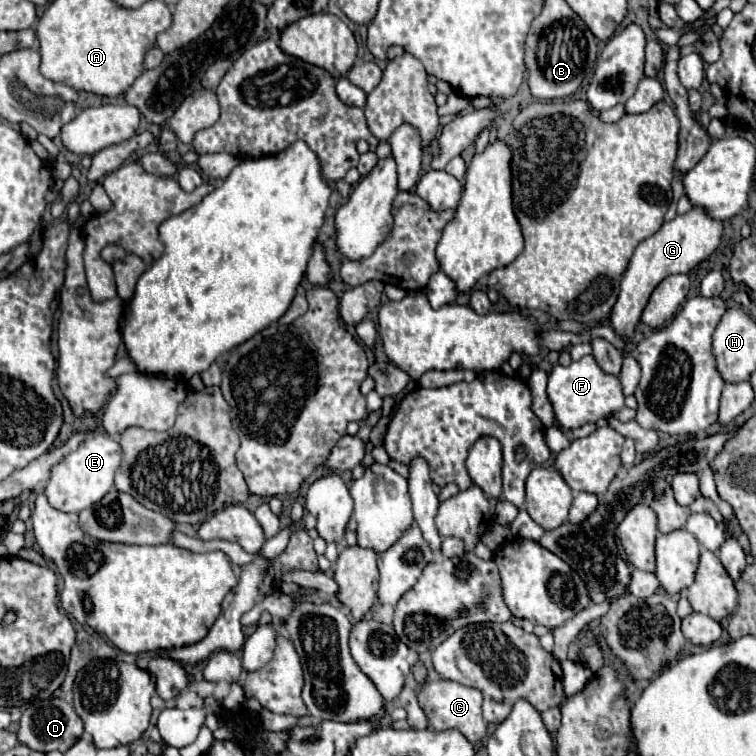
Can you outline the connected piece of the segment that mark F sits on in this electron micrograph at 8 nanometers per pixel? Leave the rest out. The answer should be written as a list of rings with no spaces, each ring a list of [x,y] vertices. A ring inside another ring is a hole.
[[[592,355],[572,361],[568,367],[556,365],[548,375],[548,399],[552,403],[556,421],[566,431],[578,429],[590,421],[598,421],[600,417],[624,407],[624,395],[618,377],[604,373]]]

